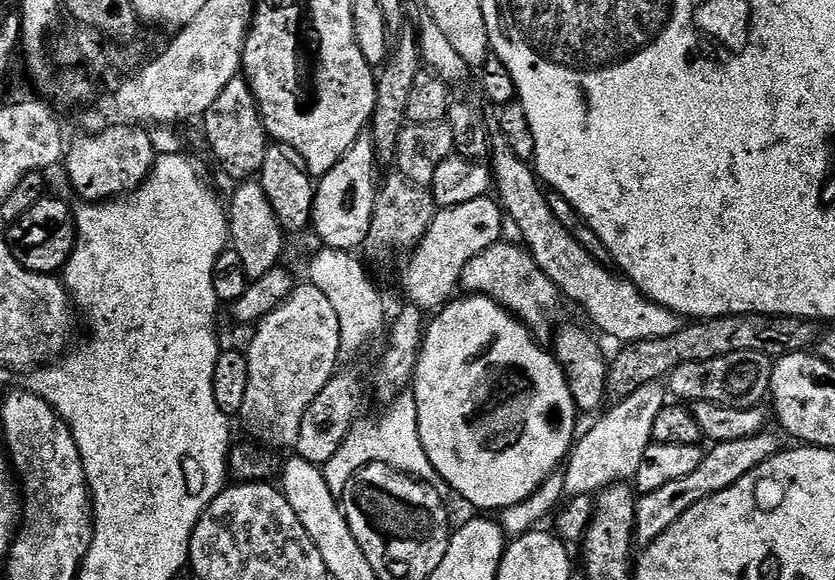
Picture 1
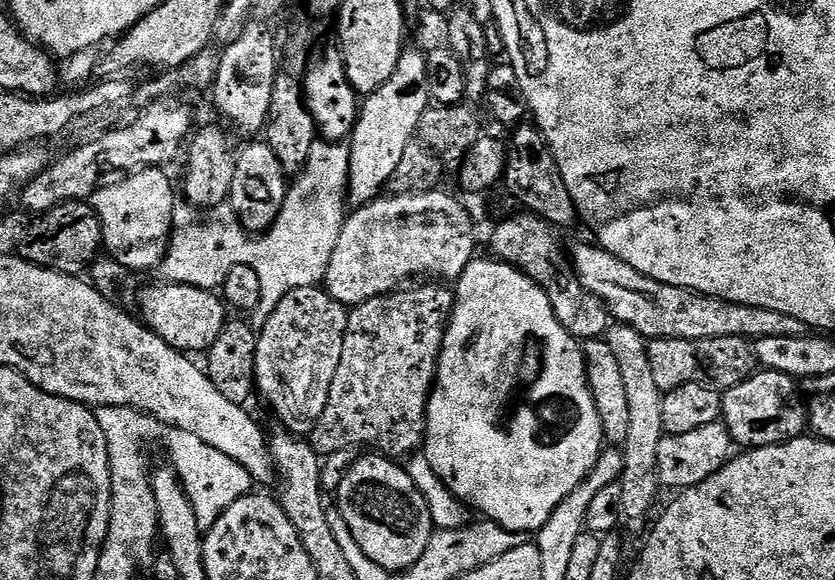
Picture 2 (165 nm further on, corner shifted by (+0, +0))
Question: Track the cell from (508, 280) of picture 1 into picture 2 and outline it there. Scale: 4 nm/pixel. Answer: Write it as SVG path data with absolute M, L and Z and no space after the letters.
M520 210L517 216L504 220L495 225L490 247L491 255L505 264L512 264L519 270L525 272L528 277L550 298L550 306L558 318L558 322L567 330L571 336L581 342L587 340L601 339L610 327L608 308L597 296L590 294L577 282L570 268L570 260L567 255L560 256L556 247L560 240L551 224L541 216L533 215L527 210Z

